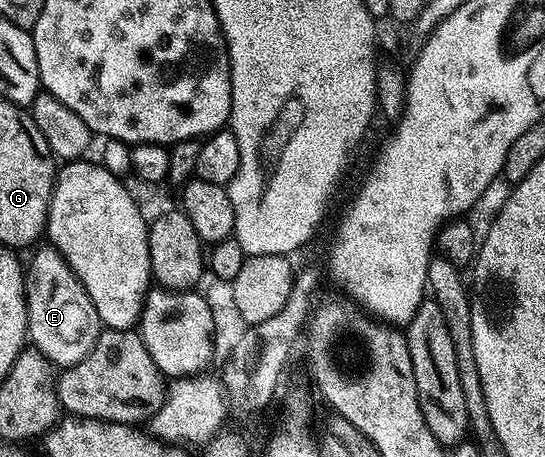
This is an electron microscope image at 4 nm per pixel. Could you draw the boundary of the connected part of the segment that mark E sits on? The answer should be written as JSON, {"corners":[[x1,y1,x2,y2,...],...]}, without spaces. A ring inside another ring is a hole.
{"corners":[[51,247,37,248,29,261,26,261,24,292,28,307,27,340,53,366,67,367,74,363,82,363,90,355,94,343,98,343,102,332,100,316,86,295,86,287,70,271,66,259]]}

